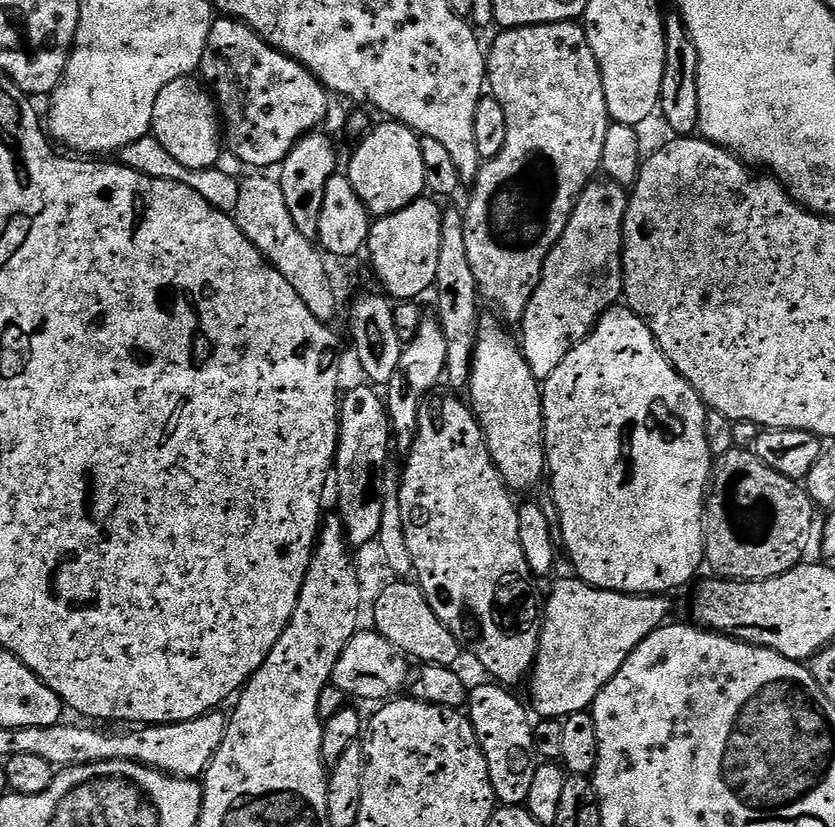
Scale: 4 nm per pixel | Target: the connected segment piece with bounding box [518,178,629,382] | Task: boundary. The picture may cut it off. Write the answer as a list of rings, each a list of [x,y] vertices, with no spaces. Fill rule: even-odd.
[[[607,178],[593,180],[591,184],[586,186],[586,190],[578,198],[578,202],[574,206],[574,214],[570,214],[570,222],[566,226],[562,238],[549,250],[548,261],[542,270],[542,278],[530,298],[530,306],[526,310],[524,319],[518,325],[519,331],[521,330],[521,332],[518,332],[518,343],[524,352],[526,362],[530,366],[530,374],[534,374],[536,380],[541,382],[548,380],[550,374],[554,374],[554,370],[558,370],[562,358],[566,358],[566,354],[570,354],[570,350],[574,350],[574,346],[581,344],[592,333],[593,326],[600,321],[601,316],[619,301],[616,299],[621,299],[624,296],[624,219],[628,210],[628,198],[629,193],[626,191],[625,185],[615,184],[613,180]]]

